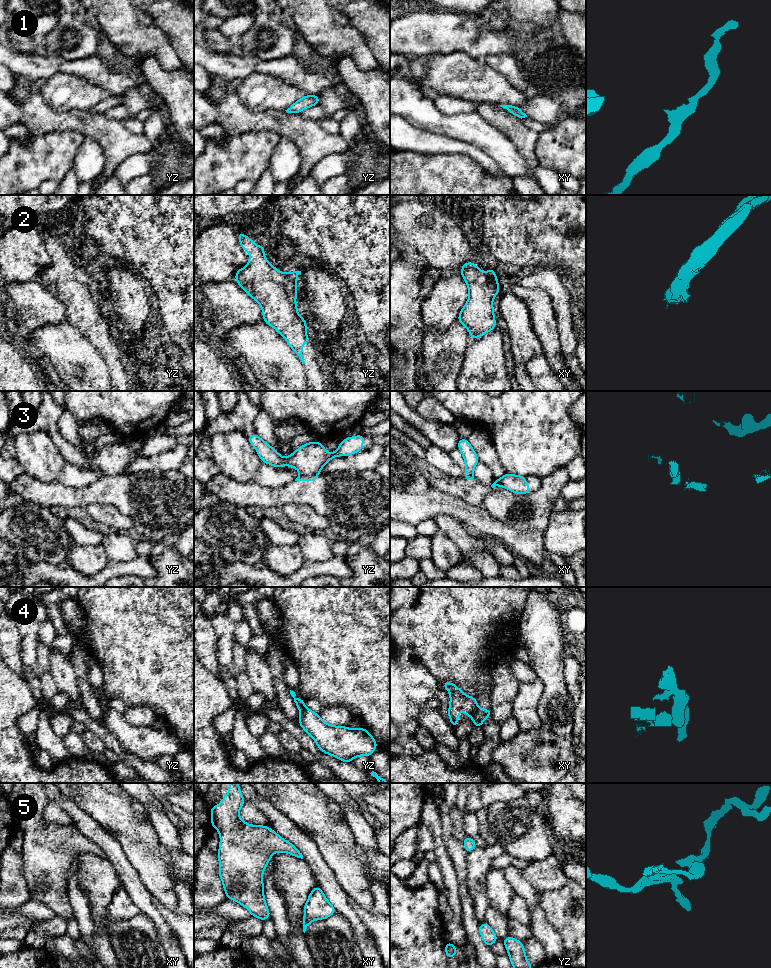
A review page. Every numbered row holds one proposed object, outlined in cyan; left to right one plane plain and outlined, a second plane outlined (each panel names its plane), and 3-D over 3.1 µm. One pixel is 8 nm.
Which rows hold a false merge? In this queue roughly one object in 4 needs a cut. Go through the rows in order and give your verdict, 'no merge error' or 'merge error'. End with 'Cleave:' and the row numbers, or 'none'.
1: no merge error
2: no merge error
3: merge error
4: merge error
5: no merge error
Cleave: 3, 4

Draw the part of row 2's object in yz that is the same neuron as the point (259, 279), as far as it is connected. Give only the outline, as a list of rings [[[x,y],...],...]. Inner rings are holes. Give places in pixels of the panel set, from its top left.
[[[237,233],[243,251],[250,251],[248,265],[236,271],[235,279],[240,287],[250,295],[262,308],[263,321],[275,328],[276,331],[286,339],[287,344],[295,351],[301,362],[303,360],[302,345],[310,343],[306,334],[306,320],[298,315],[296,307],[296,294],[298,289],[295,286],[298,275],[301,271],[281,273],[277,268],[264,257],[264,246],[254,245],[252,239],[243,233]]]

